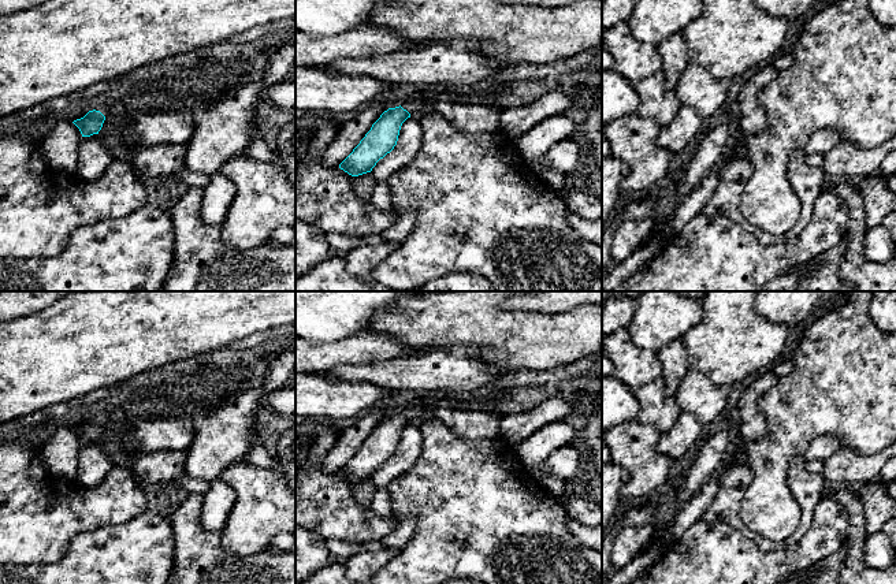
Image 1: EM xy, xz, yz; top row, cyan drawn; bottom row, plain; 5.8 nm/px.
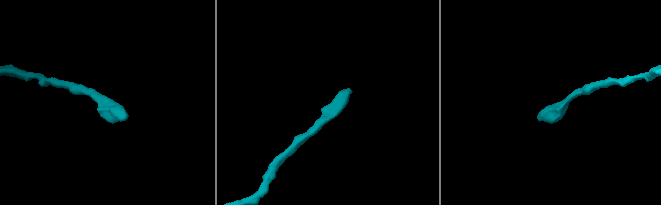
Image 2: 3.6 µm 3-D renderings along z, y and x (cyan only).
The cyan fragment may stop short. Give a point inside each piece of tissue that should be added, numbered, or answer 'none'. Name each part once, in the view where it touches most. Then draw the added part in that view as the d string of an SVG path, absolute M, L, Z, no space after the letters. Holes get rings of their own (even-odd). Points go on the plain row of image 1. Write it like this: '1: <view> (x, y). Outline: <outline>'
1: xy (110, 438). Outline: M105 425L101 436L98 438L98 442L104 443L109 449L118 447L119 436L118 436L115 428L112 428L111 425Z

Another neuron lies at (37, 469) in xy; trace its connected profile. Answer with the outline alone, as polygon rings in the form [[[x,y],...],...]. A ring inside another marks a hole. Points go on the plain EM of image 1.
[[[38,455],[29,465],[29,475],[34,479],[42,479],[48,475],[44,460]]]

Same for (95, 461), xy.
[[[98,440],[83,443],[78,454],[77,481],[85,487],[97,487],[114,466],[111,449]]]

